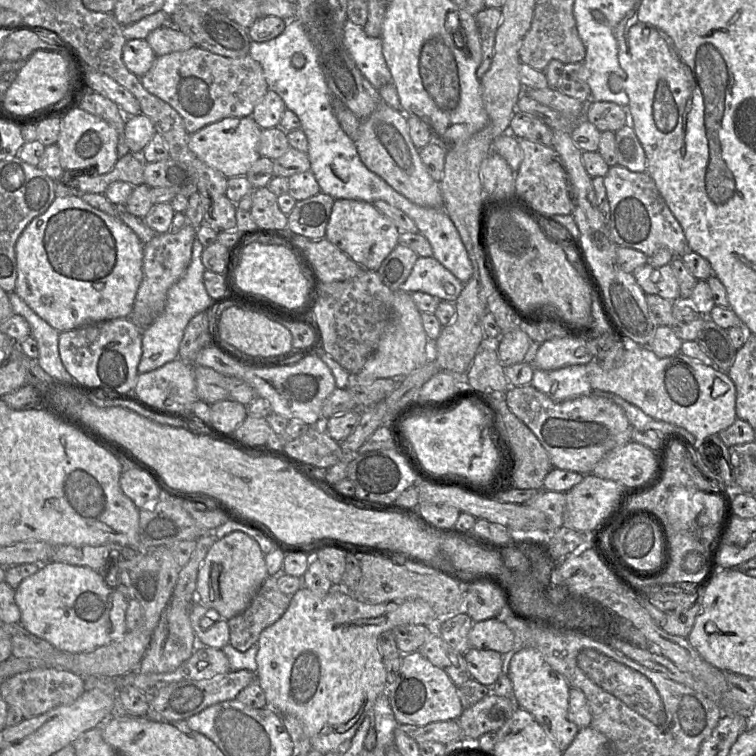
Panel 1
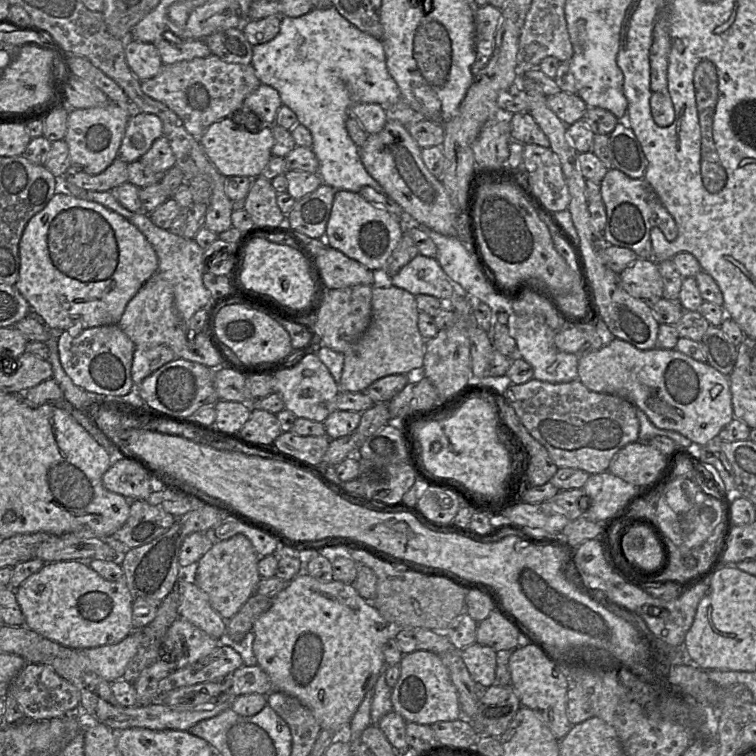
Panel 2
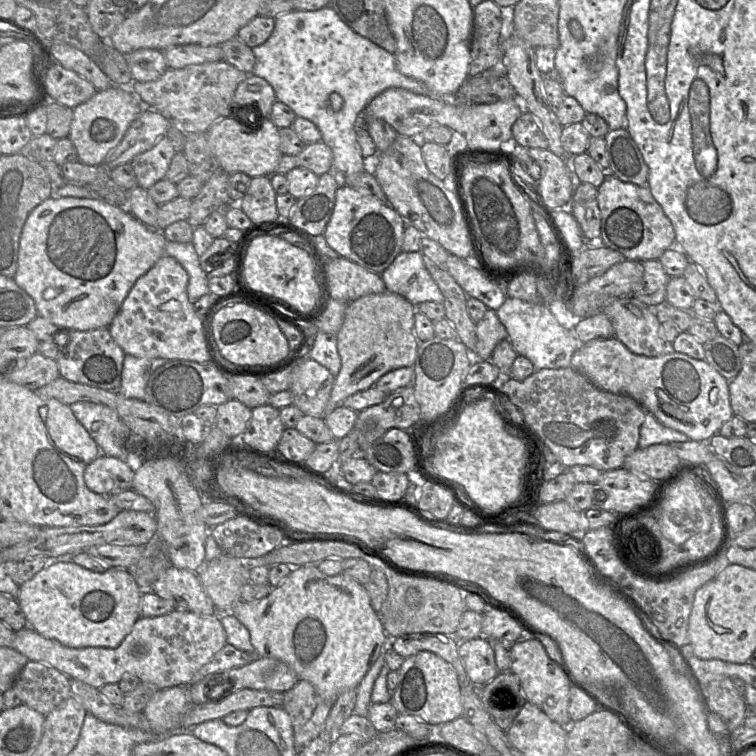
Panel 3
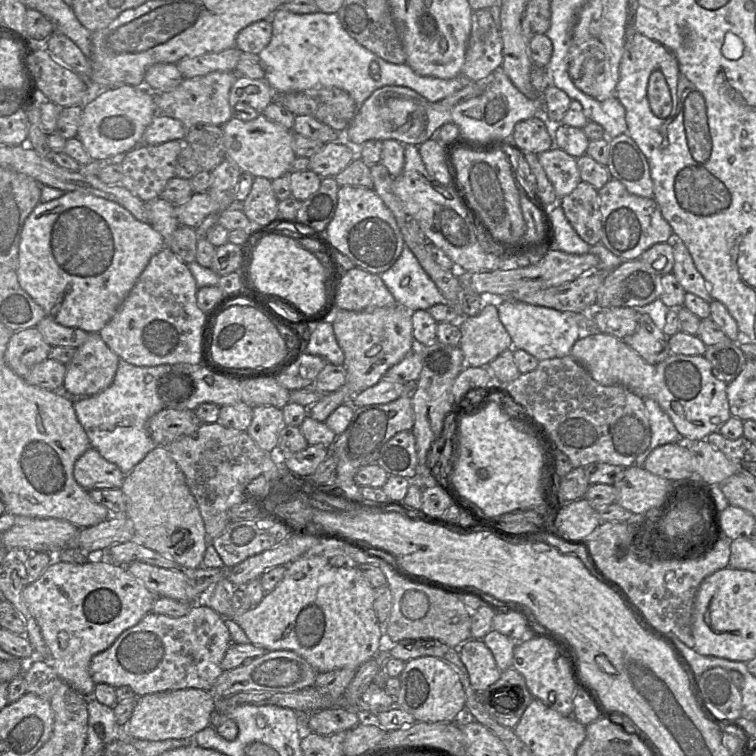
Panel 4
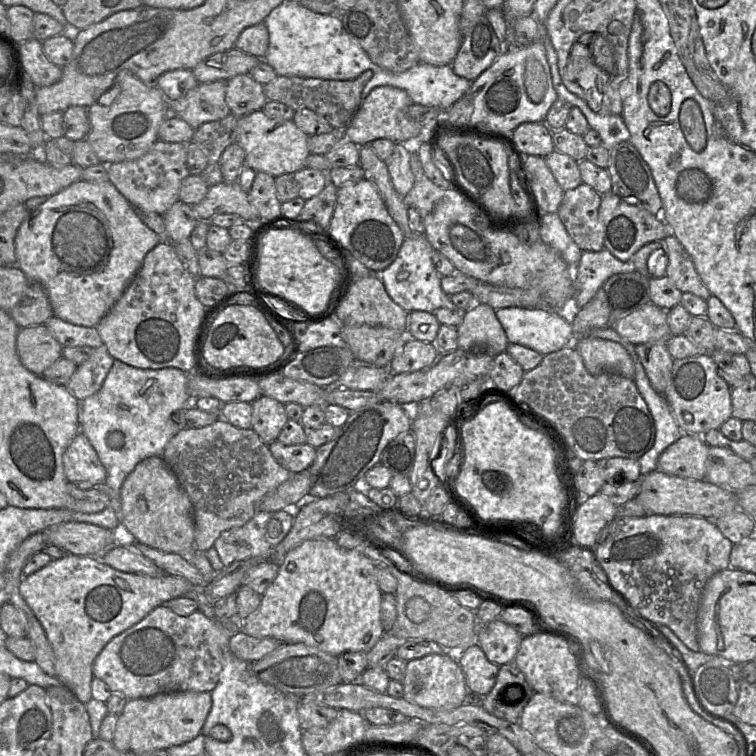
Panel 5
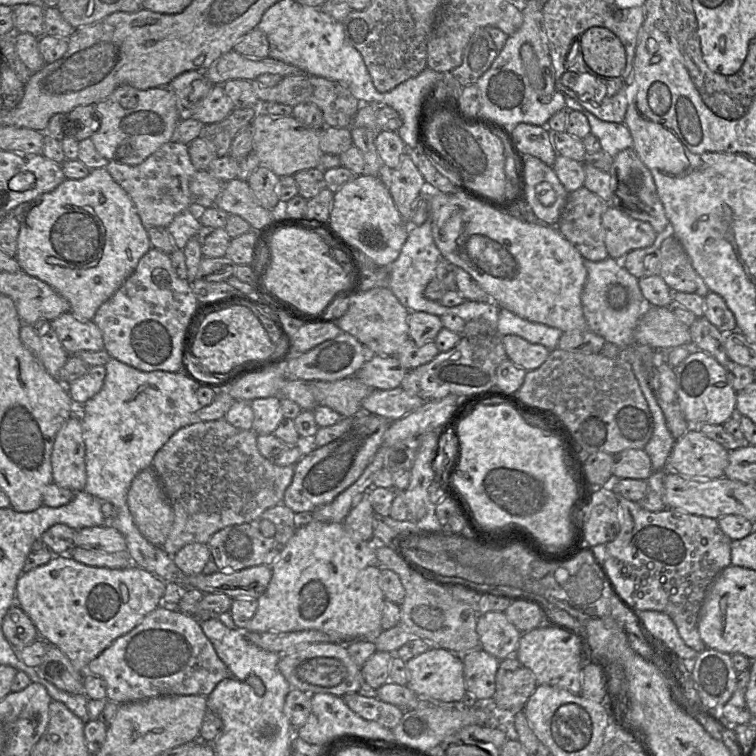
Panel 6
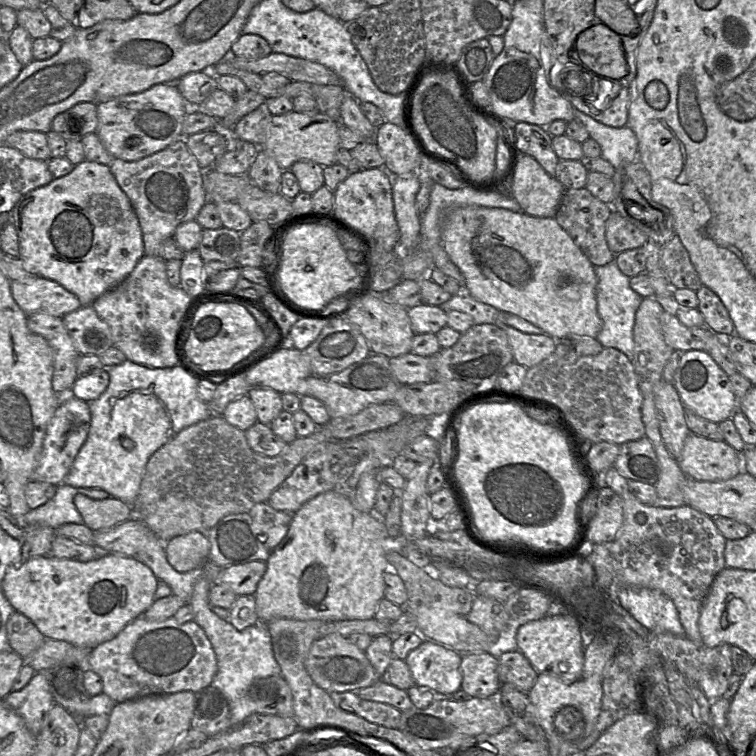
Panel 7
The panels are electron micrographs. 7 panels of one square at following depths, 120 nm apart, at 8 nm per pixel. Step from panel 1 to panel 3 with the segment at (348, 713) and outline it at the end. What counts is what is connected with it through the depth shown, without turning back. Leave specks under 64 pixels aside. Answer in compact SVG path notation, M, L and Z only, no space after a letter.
M317 564L293 567L290 574L279 585L273 587L266 597L253 602L238 600L230 612L249 630L250 640L258 657L270 657L287 663L295 670L299 679L309 681L314 686L317 694L328 703L334 703L337 697L346 689L357 688L380 654L389 647L389 636L383 628L378 613L372 608L369 594L364 585L343 573L328 576L319 570Z

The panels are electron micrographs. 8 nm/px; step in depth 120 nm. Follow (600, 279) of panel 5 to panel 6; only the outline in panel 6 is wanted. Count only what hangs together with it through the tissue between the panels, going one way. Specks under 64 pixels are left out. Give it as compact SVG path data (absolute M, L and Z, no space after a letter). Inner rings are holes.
M610 256L597 262L584 259L584 265L587 270L587 279L582 290L581 303L588 329L619 348L633 346L635 344L635 329L642 317L642 303L644 301L638 284L639 279L626 270L622 265L622 260ZM611 284L621 284L628 289L629 302L622 309L613 309L608 303L607 292Z

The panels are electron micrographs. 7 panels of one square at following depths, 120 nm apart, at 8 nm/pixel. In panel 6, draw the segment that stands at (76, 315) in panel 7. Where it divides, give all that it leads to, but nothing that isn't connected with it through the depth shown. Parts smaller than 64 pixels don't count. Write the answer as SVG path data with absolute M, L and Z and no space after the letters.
M67 312L50 322L61 345L69 354L104 349L102 332L93 320L81 321Z

